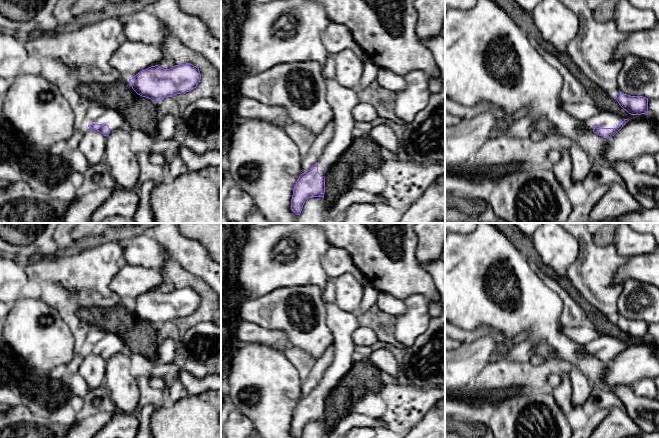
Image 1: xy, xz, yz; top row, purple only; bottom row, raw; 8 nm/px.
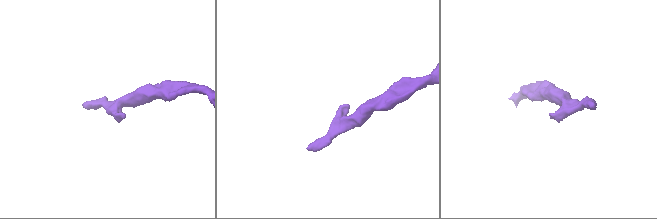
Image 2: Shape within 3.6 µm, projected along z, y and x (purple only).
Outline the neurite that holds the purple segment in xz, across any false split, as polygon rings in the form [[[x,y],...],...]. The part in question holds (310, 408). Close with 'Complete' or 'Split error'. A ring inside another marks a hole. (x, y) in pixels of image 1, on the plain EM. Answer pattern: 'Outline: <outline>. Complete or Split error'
Outline: [[[325,303],[325,306],[327,309],[326,323],[333,335],[333,361],[324,372],[317,387],[301,398],[294,410],[291,434],[295,438],[301,437],[307,423],[324,422],[325,399],[355,362],[352,335],[360,326],[356,314],[340,309],[335,303]]]. Split error

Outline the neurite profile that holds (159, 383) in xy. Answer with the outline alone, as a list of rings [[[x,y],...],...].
[[[150,378],[149,379],[149,384],[153,388],[157,388],[157,389],[160,389],[160,390],[163,390],[166,386],[170,385],[170,383],[166,382],[162,378]]]

